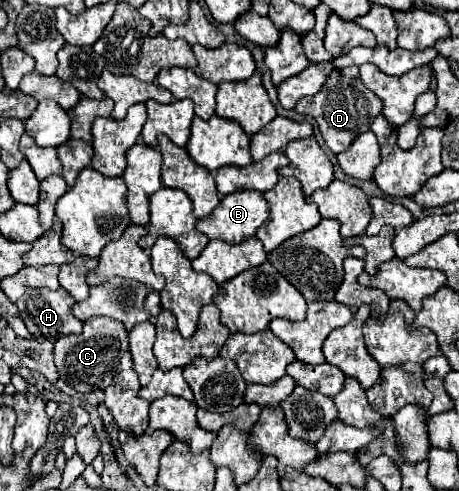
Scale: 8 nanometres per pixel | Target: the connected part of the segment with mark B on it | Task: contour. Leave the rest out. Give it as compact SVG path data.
M237 190L227 194L217 208L197 220L197 230L209 240L239 244L255 236L257 228L267 220L267 200L255 190Z

